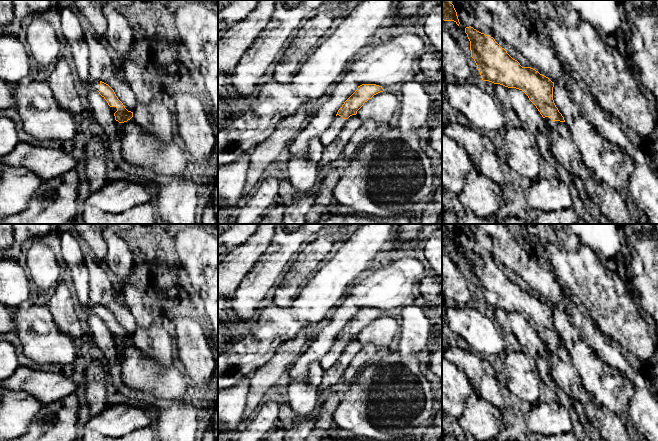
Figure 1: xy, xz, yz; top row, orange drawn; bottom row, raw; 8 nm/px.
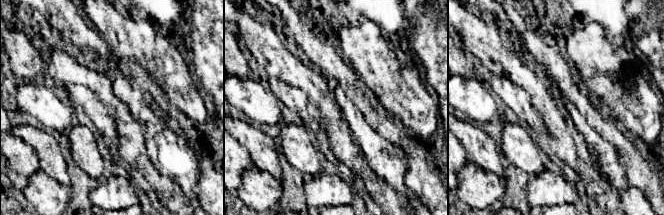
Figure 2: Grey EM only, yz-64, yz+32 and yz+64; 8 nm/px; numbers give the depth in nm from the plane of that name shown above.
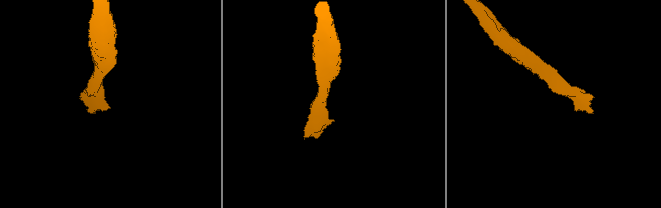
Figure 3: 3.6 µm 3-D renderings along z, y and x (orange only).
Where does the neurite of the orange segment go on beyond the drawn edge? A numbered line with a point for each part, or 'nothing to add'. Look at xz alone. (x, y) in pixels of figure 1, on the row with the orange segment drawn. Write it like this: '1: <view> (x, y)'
1: xz (329, 135)

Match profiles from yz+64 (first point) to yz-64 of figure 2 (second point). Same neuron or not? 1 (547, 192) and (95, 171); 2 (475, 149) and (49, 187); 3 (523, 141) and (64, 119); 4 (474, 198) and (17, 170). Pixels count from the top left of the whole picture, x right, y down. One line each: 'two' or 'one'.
1: two
2: two
3: two
4: two

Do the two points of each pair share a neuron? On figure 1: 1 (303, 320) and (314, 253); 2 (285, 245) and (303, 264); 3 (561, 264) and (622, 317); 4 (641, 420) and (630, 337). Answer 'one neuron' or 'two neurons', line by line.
1: two neurons
2: two neurons
3: one neuron
4: two neurons

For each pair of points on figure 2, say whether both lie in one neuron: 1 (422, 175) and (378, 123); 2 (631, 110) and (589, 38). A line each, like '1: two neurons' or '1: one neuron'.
1: one neuron
2: one neuron

